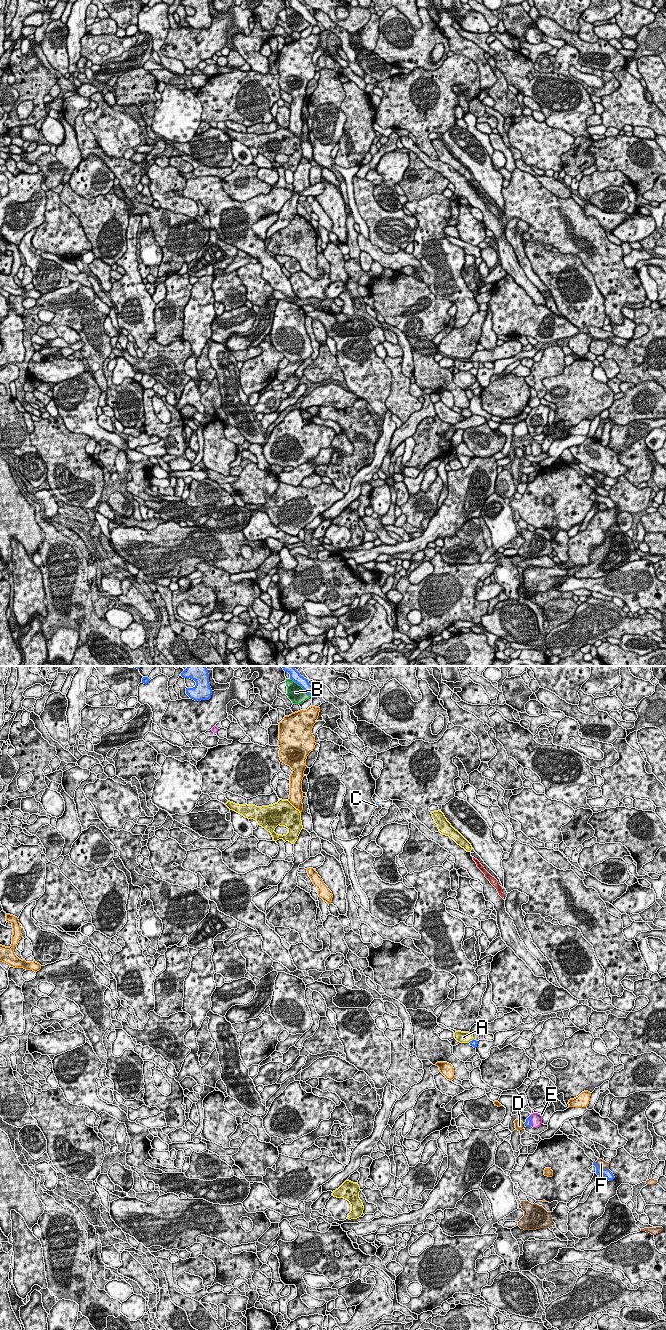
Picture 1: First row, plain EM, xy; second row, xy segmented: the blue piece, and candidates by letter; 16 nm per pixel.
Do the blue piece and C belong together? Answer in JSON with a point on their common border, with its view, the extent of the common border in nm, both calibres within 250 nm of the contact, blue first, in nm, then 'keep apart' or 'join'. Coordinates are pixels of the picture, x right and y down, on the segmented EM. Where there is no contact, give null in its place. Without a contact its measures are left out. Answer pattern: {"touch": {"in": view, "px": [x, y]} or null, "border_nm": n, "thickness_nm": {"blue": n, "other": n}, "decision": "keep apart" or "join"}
{"touch": {"in": "xy", "px": [378, 805]}, "border_nm": 70, "thickness_nm": {"blue": 30, "other": 30}, "decision": "join"}

